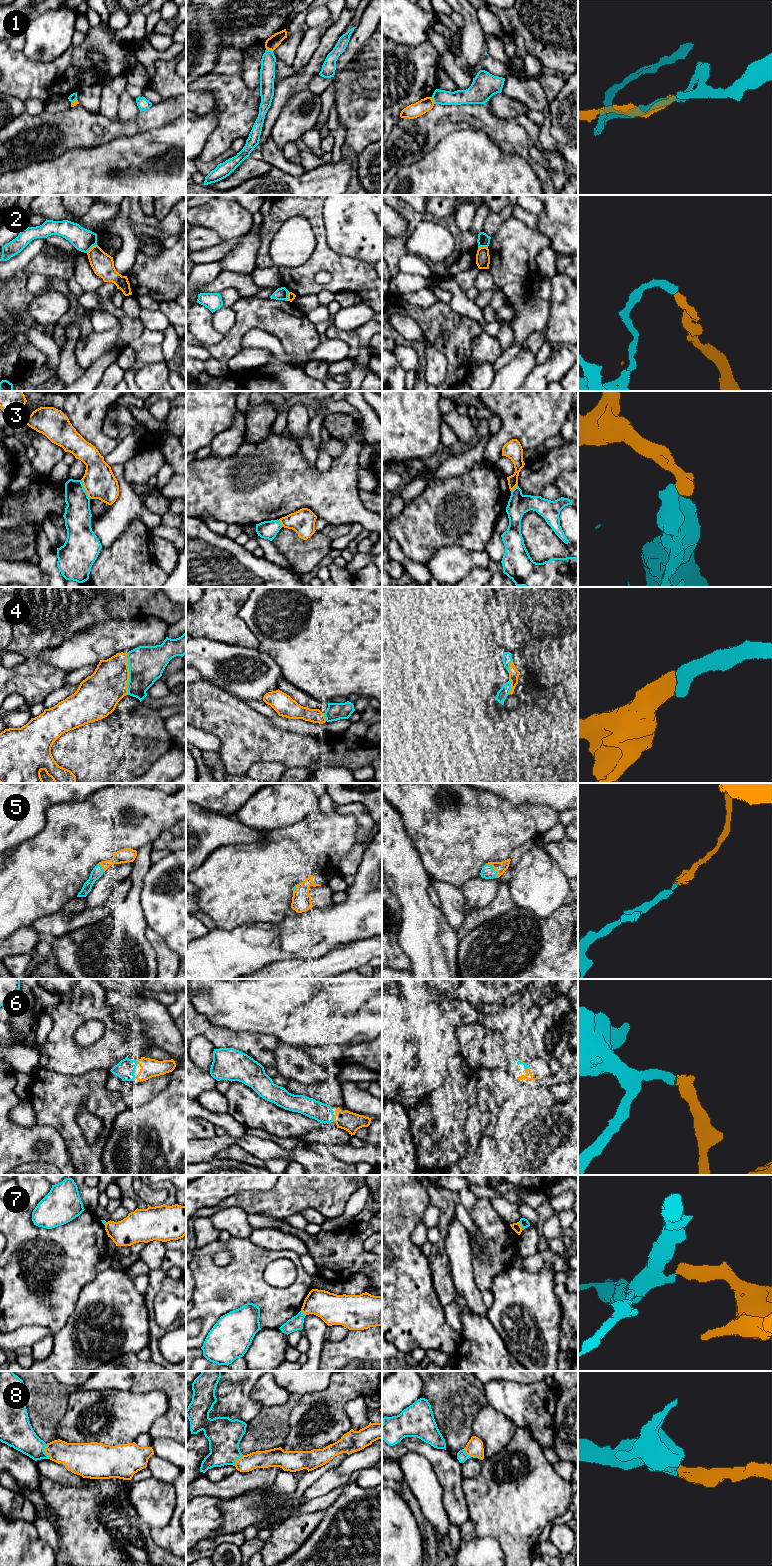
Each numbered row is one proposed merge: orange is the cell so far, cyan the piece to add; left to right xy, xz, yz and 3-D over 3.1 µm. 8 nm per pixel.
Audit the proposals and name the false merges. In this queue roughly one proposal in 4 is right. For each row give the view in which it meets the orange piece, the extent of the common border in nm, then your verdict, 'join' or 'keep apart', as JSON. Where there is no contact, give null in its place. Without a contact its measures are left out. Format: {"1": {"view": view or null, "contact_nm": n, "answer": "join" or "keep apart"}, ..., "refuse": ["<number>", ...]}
{"1": {"view": "xz", "contact_nm": 60, "answer": "keep apart"}, "2": {"view": "xy", "contact_nm": 110, "answer": "keep apart"}, "3": {"view": "xy", "contact_nm": 180, "answer": "keep apart"}, "4": {"view": "xy", "contact_nm": 340, "answer": "join"}, "5": {"view": "yz", "contact_nm": 160, "answer": "keep apart"}, "6": {"view": "xz", "contact_nm": 50, "answer": "join"}, "7": {"view": "yz", "contact_nm": 80, "answer": "keep apart"}, "8": {"view": "xy", "contact_nm": 120, "answer": "join"}, "refuse": ["1", "2", "3", "5", "7"]}

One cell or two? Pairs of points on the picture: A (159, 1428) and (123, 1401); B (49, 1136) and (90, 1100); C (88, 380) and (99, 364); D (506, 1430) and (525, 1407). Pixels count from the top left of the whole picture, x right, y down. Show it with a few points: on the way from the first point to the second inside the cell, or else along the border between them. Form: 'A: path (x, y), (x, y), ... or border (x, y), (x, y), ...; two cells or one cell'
A: border (167, 1405), (167, 1410), (156, 1419), (147, 1432); two cells
B: border (37, 1123), (51, 1125), (61, 1136), (67, 1151); two cells
C: path (92, 376), (97, 368); one cell
D: border (494, 1408), (503, 1413), (517, 1427); two cells

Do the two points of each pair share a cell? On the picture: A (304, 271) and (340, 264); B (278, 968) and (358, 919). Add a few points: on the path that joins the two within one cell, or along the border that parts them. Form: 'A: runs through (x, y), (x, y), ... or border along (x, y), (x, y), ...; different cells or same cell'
A: runs through (313, 265), (331, 264); same cell
B: border along (316, 957), (290, 958), (270, 963); different cells

